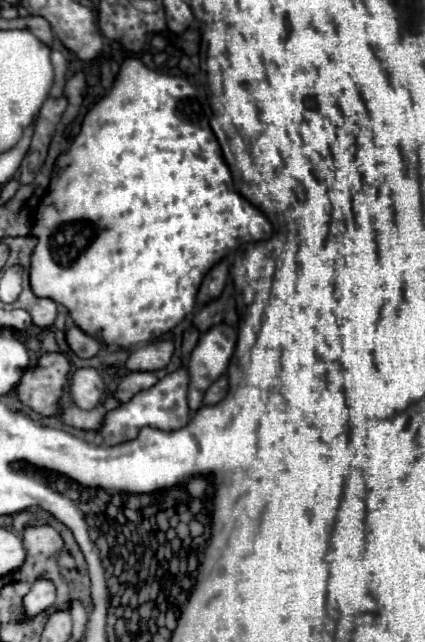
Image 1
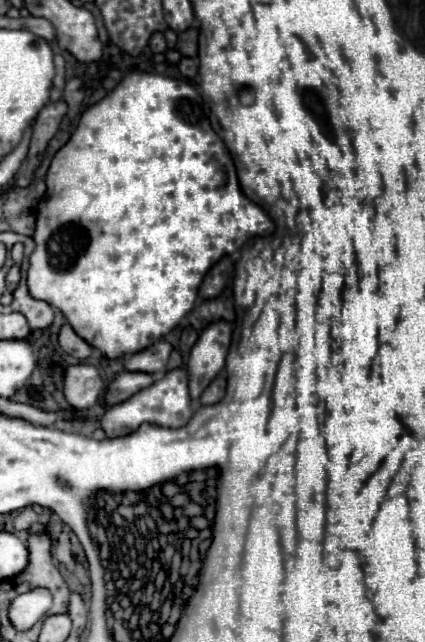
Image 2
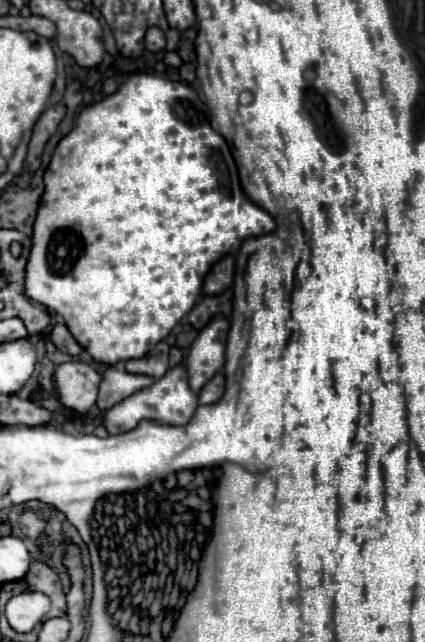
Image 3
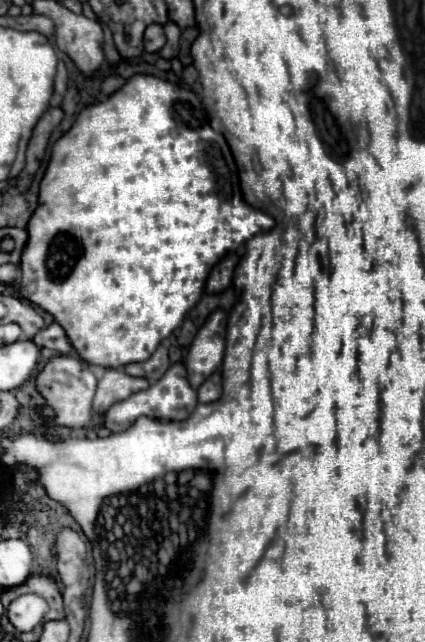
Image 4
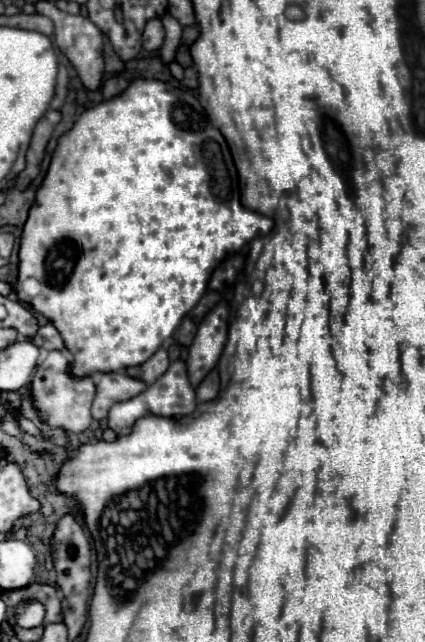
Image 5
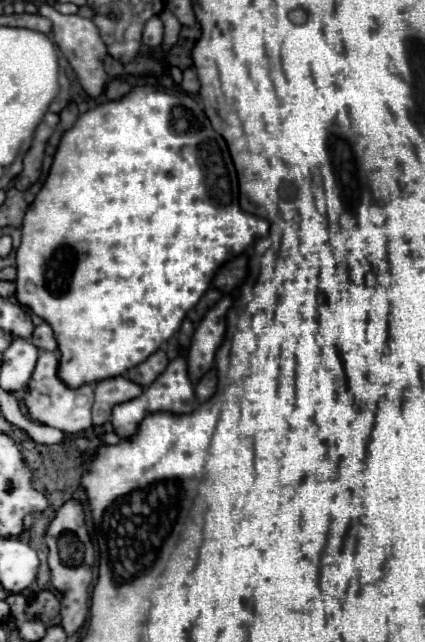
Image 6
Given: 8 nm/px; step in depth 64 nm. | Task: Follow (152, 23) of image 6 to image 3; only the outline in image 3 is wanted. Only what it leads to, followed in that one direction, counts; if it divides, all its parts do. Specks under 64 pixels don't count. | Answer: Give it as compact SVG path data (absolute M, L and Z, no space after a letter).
M156 26L148 28L144 42L146 42L146 50L150 50L150 52L160 52L160 50L166 46L164 32L162 32L160 28L156 28Z

